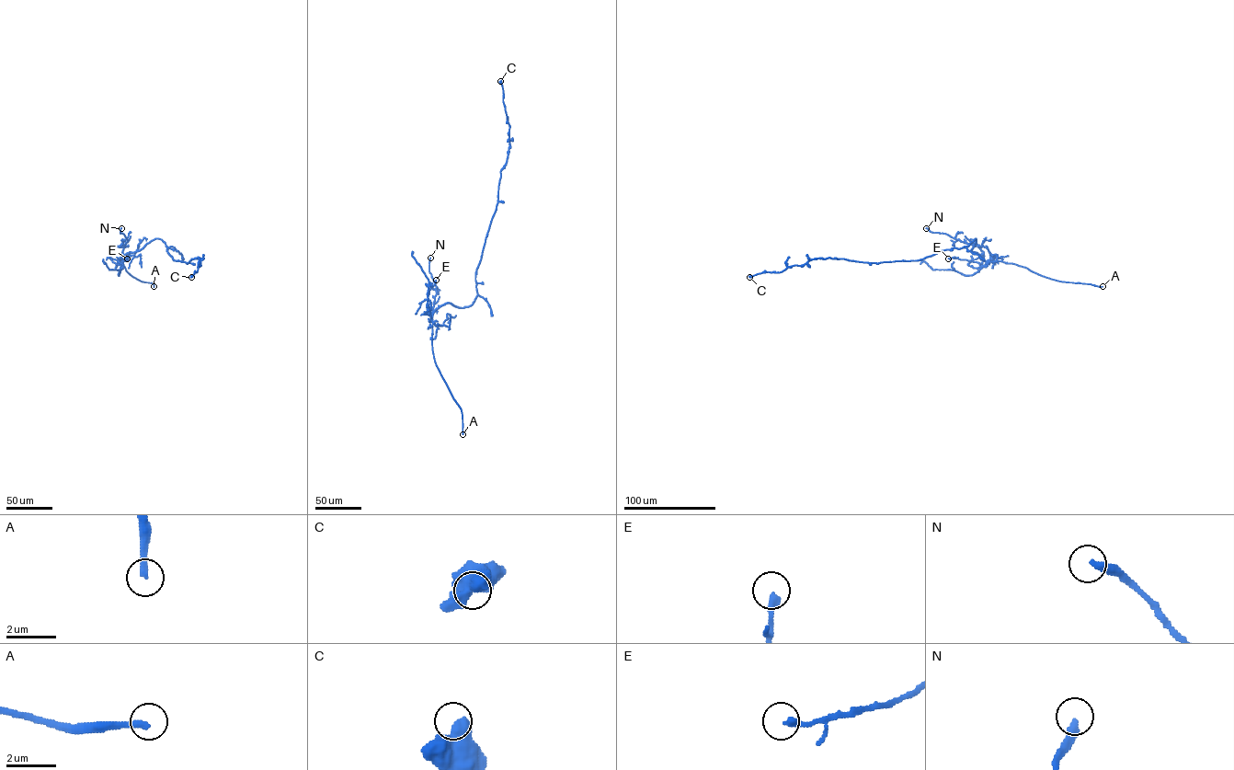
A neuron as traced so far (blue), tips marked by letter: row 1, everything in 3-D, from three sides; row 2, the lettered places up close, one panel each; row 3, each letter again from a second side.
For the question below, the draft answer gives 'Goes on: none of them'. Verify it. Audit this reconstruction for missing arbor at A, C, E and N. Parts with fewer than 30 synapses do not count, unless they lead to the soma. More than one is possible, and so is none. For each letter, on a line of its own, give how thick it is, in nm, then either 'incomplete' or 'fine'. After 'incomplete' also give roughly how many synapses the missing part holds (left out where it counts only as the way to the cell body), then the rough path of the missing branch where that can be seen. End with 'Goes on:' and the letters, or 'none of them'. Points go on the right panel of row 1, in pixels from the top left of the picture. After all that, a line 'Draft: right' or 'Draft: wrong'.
A: calibre 280 nm; incomplete; course (1102, 286), (1129, 293), (1134, 290)
C: calibre 650 nm; fine
E: calibre 280 nm; fine
N: calibre 320 nm; fine
Goes on: A
Draft: wrong

